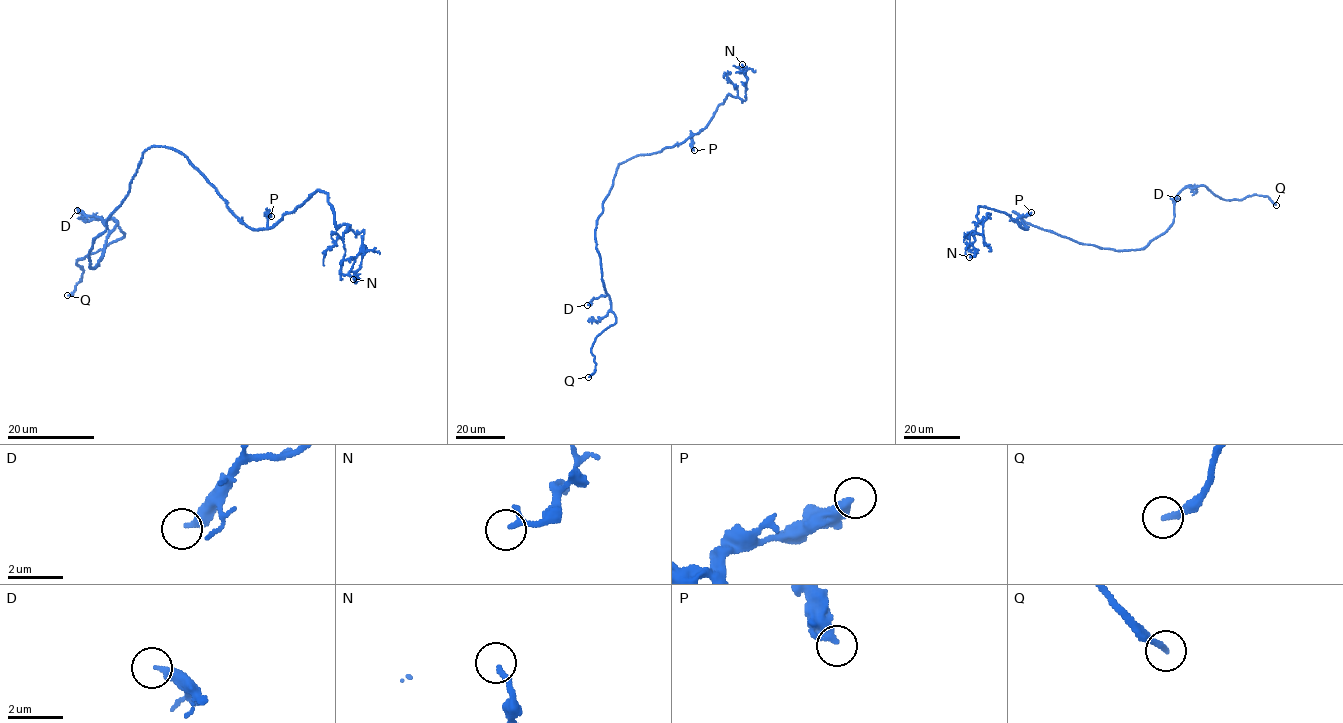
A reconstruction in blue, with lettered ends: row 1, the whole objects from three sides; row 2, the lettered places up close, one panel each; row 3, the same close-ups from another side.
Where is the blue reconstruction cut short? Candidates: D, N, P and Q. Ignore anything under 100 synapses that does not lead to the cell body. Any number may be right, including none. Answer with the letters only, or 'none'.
Q

